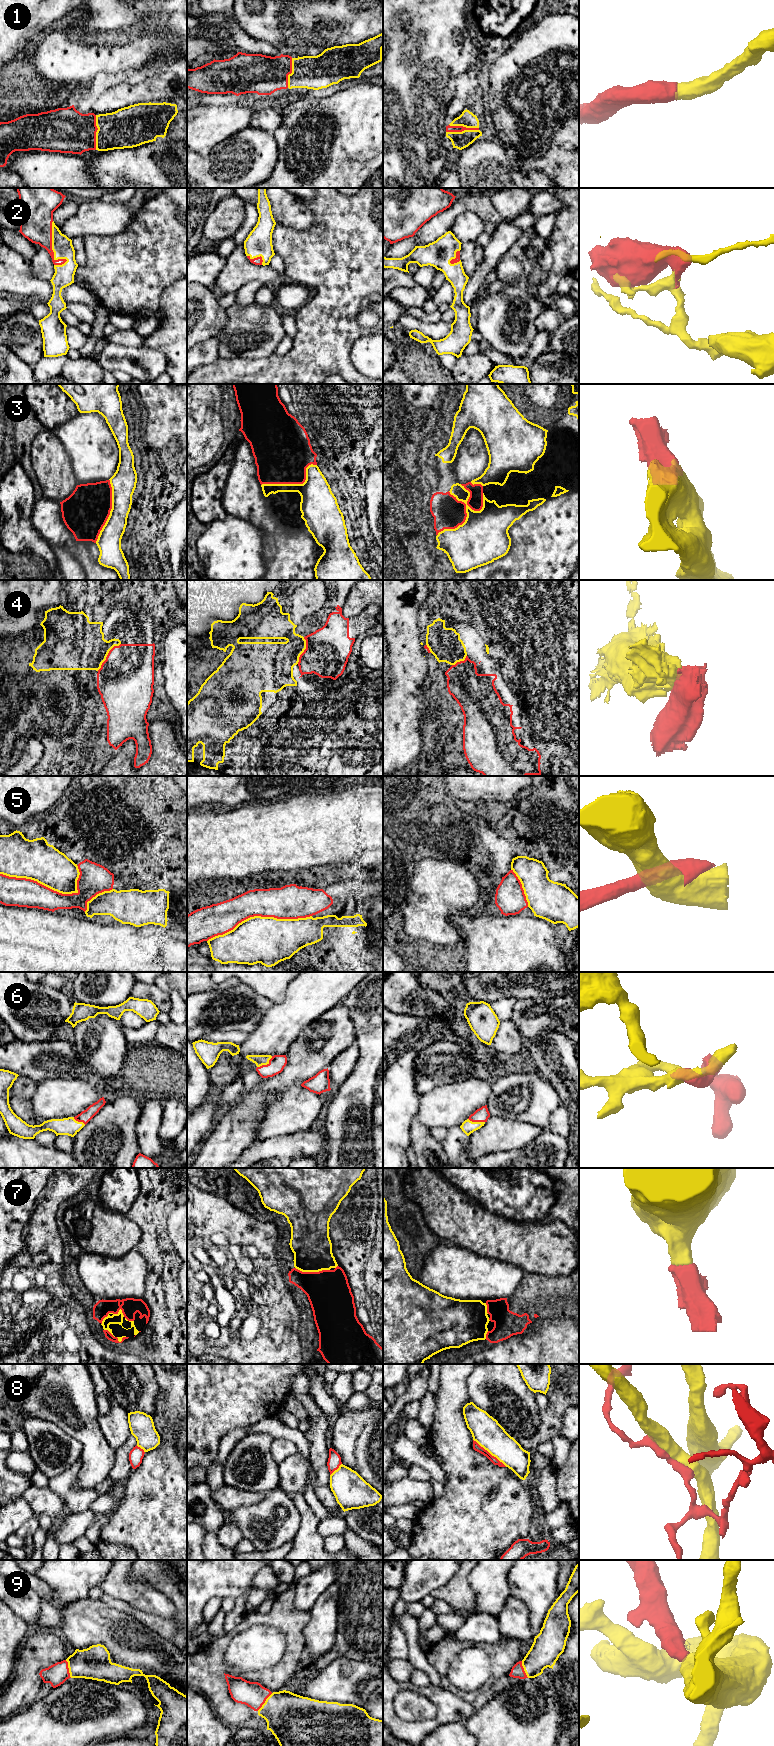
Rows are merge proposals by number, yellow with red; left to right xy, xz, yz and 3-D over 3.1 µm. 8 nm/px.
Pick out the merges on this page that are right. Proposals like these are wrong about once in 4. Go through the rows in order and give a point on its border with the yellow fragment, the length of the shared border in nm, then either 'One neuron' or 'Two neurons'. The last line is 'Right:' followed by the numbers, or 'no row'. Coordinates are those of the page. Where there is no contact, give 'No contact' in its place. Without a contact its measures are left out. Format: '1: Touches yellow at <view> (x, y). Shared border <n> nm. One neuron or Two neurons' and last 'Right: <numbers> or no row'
1: Touches yellow at yz (462, 131). Shared border 260 nm. One neuron
2: Touches yellow at xy (52, 248). Shared border 360 nm. One neuron
3: Touches yellow at yz (466, 512). Shared border 500 nm. Two neurons
4: Touches yellow at xy (107, 654). Shared border 300 nm. Two neurons
5: Touches yellow at xy (39, 882). Shared border 650 nm. Two neurons
6: Touches yellow at xz (265, 1064). Shared border 160 nm. One neuron
7: Touches yellow at xy (118, 1312). Shared border 260 nm. One neuron
8: Touches yellow at yz (490, 1453). Shared border 340 nm. Two neurons
9: Touches yellow at xy (69, 1669). Shared border 150 nm. One neuron
Right: 1, 2, 6, 7, 9

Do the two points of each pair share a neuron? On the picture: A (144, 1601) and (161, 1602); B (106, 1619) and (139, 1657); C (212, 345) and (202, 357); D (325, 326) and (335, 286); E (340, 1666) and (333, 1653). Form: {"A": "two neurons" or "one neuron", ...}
{"A": "one neuron", "B": "one neuron", "C": "one neuron", "D": "one neuron", "E": "two neurons"}

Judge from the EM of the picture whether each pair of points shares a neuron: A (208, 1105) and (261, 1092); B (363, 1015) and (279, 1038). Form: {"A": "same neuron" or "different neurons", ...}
{"A": "different neurons", "B": "different neurons"}

